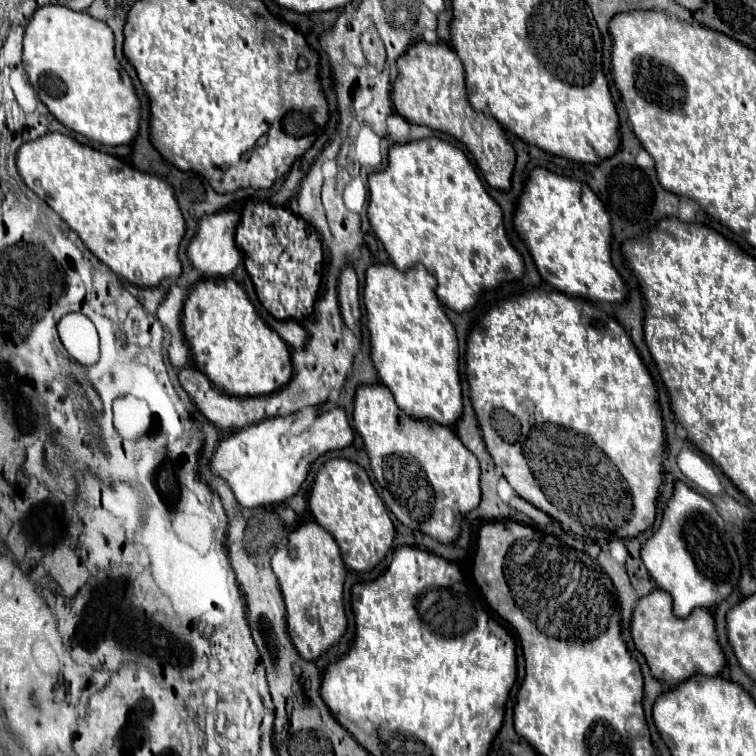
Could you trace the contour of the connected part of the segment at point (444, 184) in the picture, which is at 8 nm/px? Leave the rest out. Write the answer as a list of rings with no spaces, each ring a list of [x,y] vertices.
[[[431,136],[431,138],[423,138],[423,140],[415,140],[415,142],[405,142],[405,144],[393,144],[389,148],[389,164],[385,170],[381,172],[373,172],[369,174],[369,208],[367,208],[367,216],[369,216],[369,222],[371,222],[371,228],[375,232],[375,236],[383,242],[391,262],[403,272],[407,268],[413,268],[415,264],[423,264],[435,278],[437,278],[437,298],[451,310],[455,312],[465,312],[465,310],[471,310],[475,304],[477,304],[477,298],[483,290],[489,290],[489,288],[495,288],[499,282],[511,282],[515,278],[521,278],[523,276],[523,260],[519,256],[519,252],[511,246],[511,242],[507,240],[507,234],[505,234],[505,228],[503,228],[503,238],[493,238],[497,234],[497,230],[501,228],[501,222],[503,222],[503,212],[501,208],[497,206],[497,202],[487,194],[483,182],[479,180],[473,164],[469,162],[469,158],[465,156],[465,152],[461,148],[457,148],[455,144],[451,144],[449,140],[443,140],[443,138],[437,138],[437,136]]]

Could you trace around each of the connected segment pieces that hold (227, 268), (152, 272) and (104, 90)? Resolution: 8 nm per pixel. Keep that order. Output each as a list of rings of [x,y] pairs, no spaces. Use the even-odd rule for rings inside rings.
[[[217,212],[203,216],[199,222],[197,236],[187,248],[187,258],[195,270],[199,270],[205,278],[227,278],[241,262],[241,252],[235,246],[235,228],[239,222],[239,212]]]
[[[57,132],[25,142],[17,152],[17,170],[29,190],[45,200],[59,214],[59,218],[67,222],[73,232],[77,232],[91,254],[119,278],[135,286],[155,288],[163,278],[175,278],[181,274],[177,248],[185,234],[185,220],[177,206],[173,188],[167,182],[135,170],[121,158],[97,152]]]
[[[65,6],[39,8],[25,28],[23,66],[39,100],[65,128],[107,146],[131,144],[139,128],[139,100],[133,84],[119,74],[113,32],[105,22]]]

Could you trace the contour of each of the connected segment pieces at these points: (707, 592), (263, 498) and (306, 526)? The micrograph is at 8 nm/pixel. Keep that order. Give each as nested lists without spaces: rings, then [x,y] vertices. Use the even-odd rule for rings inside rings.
[[[675,482],[673,486],[673,496],[669,500],[669,504],[663,508],[663,520],[659,530],[641,546],[639,558],[643,562],[643,566],[647,568],[649,576],[653,578],[653,582],[671,594],[673,598],[673,612],[679,618],[685,618],[691,614],[693,608],[715,608],[721,600],[725,600],[733,588],[739,582],[739,558],[735,552],[735,546],[731,542],[731,538],[727,536],[723,518],[719,516],[717,508],[713,506],[711,500],[707,500],[705,496],[693,492],[691,488],[687,488],[683,482]]]
[[[341,408],[317,416],[307,432],[289,436],[289,444],[283,446],[281,434],[289,432],[289,424],[291,416],[267,418],[219,442],[213,458],[209,460],[209,468],[215,476],[223,478],[229,484],[241,508],[273,506],[289,500],[301,488],[313,460],[317,460],[323,452],[341,450],[353,442],[353,430]]]
[[[313,520],[299,524],[289,534],[287,544],[273,554],[271,568],[279,580],[287,606],[287,630],[291,642],[305,660],[317,660],[347,628],[343,608],[343,582],[347,570],[333,536]]]

